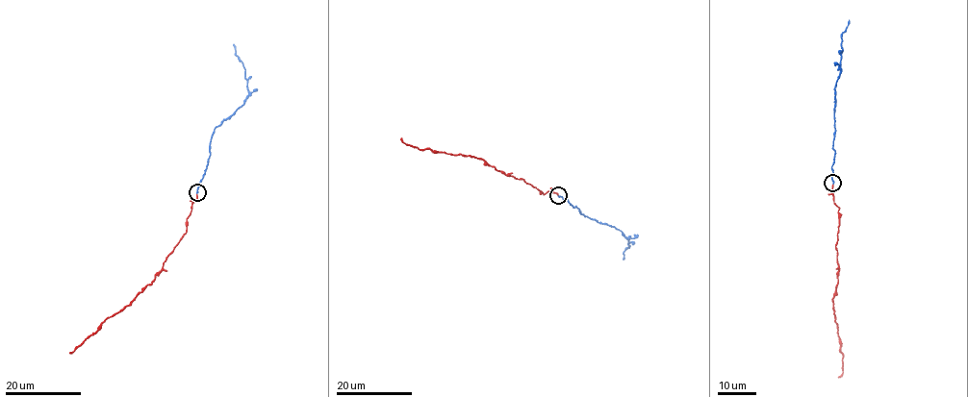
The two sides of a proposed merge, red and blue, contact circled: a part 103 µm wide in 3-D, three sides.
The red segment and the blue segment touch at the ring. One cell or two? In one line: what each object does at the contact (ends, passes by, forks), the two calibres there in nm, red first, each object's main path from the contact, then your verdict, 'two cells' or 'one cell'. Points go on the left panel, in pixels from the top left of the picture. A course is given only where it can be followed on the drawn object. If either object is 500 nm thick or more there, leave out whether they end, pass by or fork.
red ends | blue ends | 180/240 nm | red via (197, 193), (187, 219), (186, 234), (154, 282), (128, 305), (107, 318), (70, 353) | blue via (197, 192), (206, 168), (214, 129), (243, 103), (248, 94), (244, 67), (236, 54), (234, 43) | one cell

